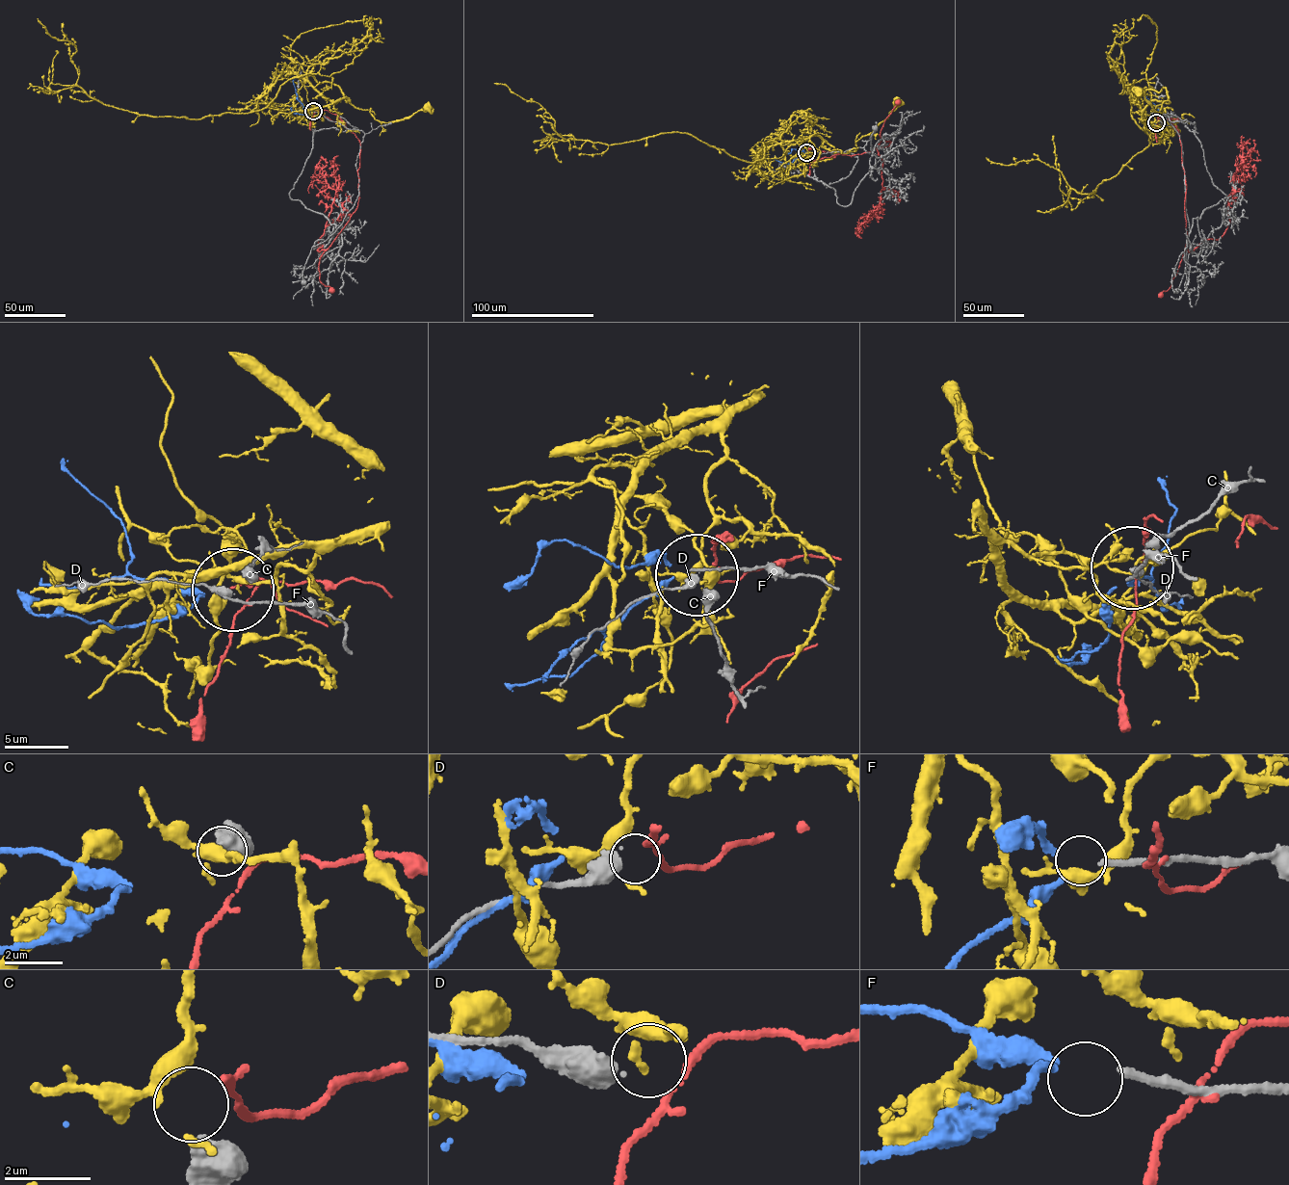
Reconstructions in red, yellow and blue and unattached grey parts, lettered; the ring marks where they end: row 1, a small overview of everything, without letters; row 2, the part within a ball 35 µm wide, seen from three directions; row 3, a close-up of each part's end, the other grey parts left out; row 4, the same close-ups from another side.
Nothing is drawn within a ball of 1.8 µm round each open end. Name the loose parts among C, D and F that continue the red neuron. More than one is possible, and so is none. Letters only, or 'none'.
D

